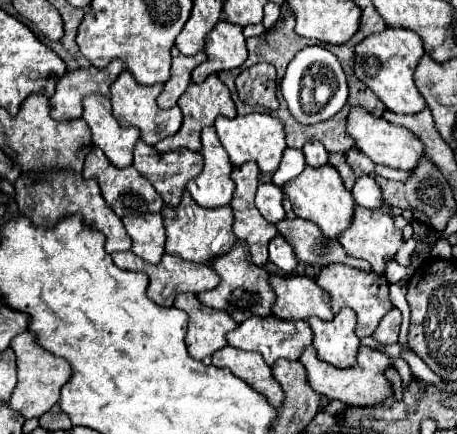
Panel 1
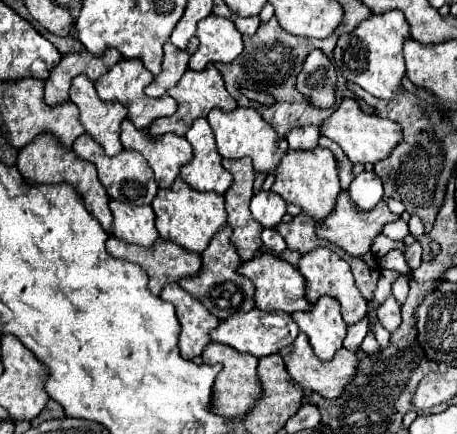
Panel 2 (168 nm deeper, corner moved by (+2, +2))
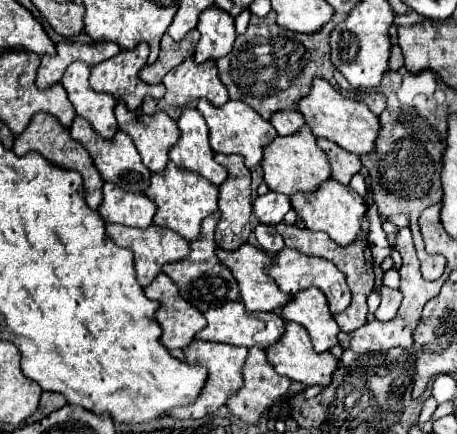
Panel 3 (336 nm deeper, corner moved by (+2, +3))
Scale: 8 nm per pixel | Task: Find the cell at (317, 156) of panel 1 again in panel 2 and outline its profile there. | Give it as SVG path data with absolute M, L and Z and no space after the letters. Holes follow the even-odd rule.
M299 127L299 129L293 129L289 131L287 135L287 143L289 143L289 149L293 151L311 151L317 147L317 141L319 141L319 129L317 127Z

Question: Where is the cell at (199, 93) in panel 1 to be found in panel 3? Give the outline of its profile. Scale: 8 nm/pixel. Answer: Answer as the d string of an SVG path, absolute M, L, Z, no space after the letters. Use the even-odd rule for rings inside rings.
M187 58L187 60L181 62L177 68L173 68L171 72L165 74L163 84L167 86L167 92L165 92L163 98L155 100L155 98L151 98L151 96L145 96L143 106L141 106L141 110L143 110L145 114L153 114L155 110L163 110L163 112L167 112L173 120L177 120L179 114L181 114L181 110L183 110L183 106L185 106L185 102L187 102L187 108L195 108L197 102L199 102L199 98L207 98L213 106L223 106L223 104L229 100L225 86L221 86L221 80L217 78L215 60L205 60L203 64L195 64L193 58Z

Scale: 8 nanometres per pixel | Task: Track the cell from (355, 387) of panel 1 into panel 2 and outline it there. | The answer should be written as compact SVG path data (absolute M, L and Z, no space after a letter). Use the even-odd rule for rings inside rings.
M301 333L293 345L285 347L285 351L281 351L281 357L287 365L287 371L289 375L303 387L303 389L309 389L309 391L315 391L319 393L321 397L327 397L327 399L337 399L341 397L341 393L345 391L345 387L349 385L349 381L357 375L357 367L359 367L359 357L357 353L349 351L349 349L341 349L333 361L321 361L317 359L317 355L313 353L311 345L309 345L309 339L305 333Z

